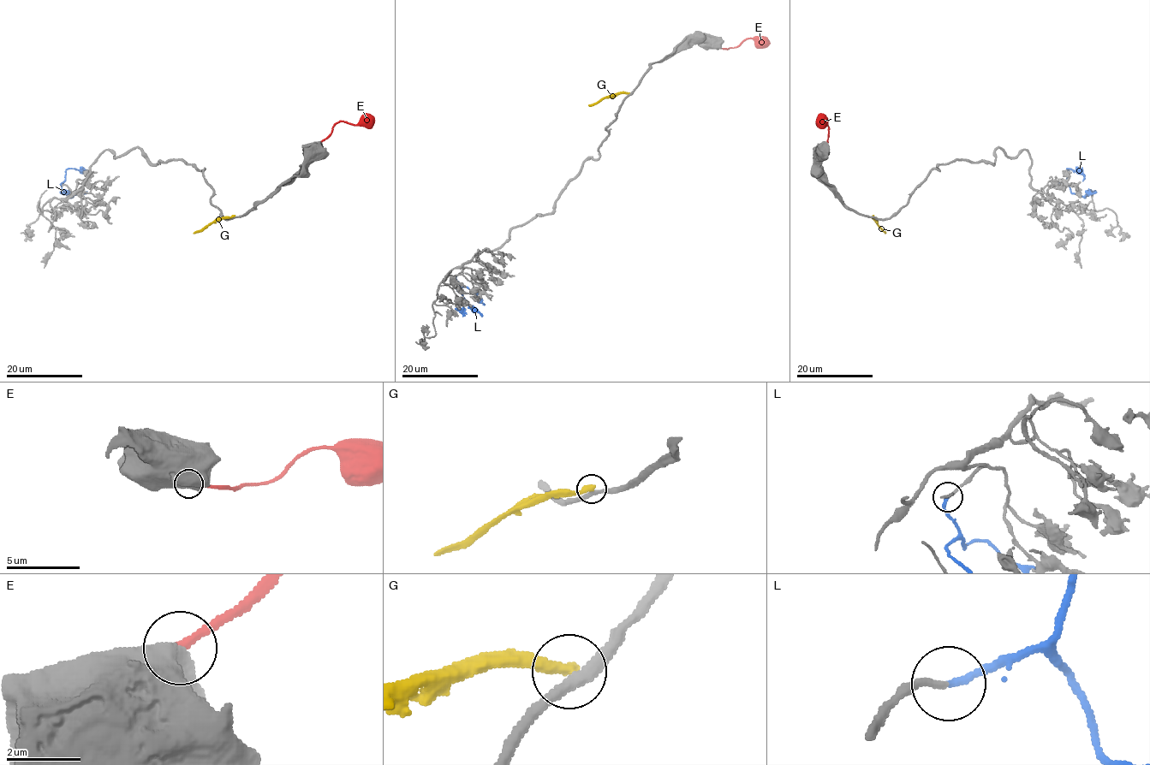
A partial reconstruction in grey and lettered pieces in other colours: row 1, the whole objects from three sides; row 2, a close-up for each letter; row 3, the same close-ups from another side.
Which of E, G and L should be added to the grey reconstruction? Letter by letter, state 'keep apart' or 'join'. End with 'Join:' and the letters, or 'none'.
E: keep apart
G: keep apart
L: join
Join: L

